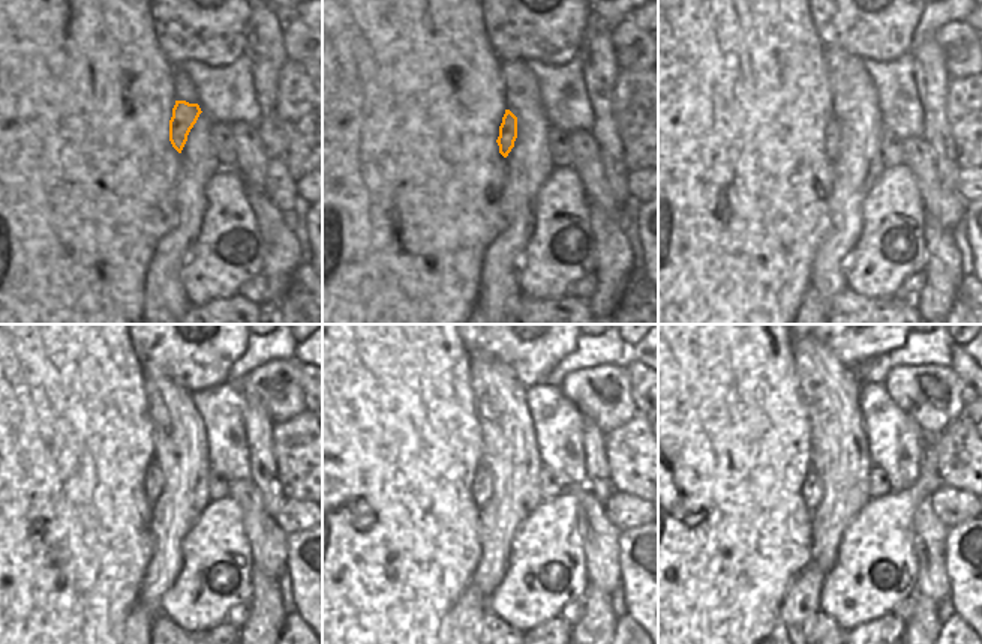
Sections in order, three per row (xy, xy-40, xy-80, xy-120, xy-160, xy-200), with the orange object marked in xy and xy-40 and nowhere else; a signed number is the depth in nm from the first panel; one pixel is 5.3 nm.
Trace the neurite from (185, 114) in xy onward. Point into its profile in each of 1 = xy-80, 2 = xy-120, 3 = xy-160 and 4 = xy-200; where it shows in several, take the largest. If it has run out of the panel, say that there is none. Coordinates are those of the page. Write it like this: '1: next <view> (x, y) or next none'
1: next xy-80 (832, 129)
2: next xy-120 (153, 482)
3: next xy-160 (482, 488)
4: next xy-200 (811, 488)

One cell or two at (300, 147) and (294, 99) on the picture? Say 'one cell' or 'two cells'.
one cell

